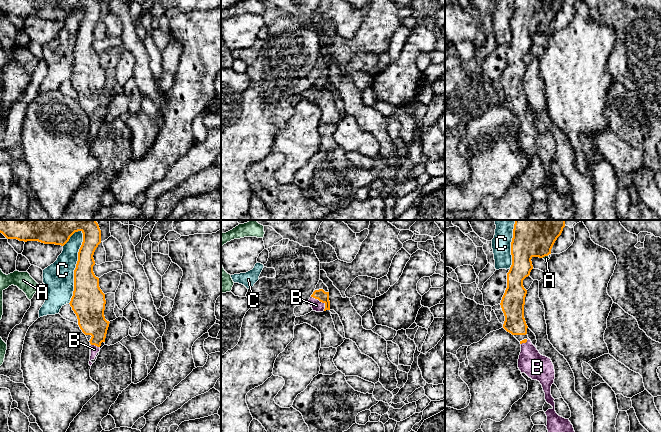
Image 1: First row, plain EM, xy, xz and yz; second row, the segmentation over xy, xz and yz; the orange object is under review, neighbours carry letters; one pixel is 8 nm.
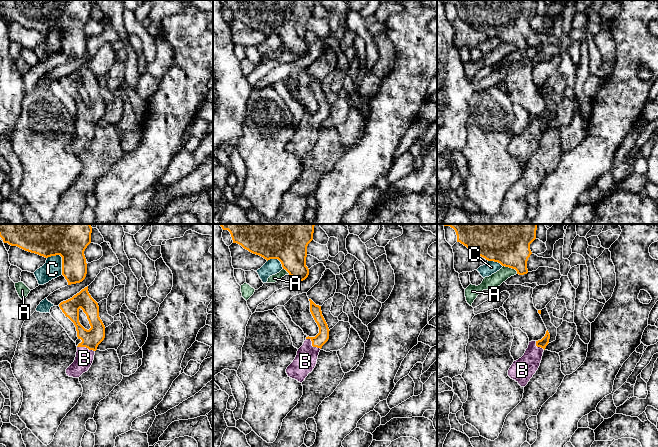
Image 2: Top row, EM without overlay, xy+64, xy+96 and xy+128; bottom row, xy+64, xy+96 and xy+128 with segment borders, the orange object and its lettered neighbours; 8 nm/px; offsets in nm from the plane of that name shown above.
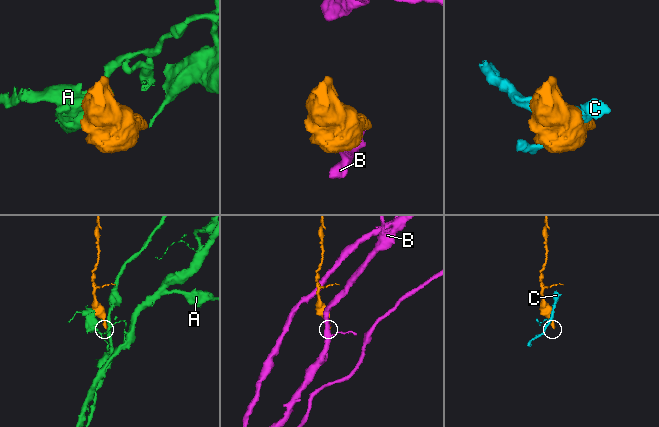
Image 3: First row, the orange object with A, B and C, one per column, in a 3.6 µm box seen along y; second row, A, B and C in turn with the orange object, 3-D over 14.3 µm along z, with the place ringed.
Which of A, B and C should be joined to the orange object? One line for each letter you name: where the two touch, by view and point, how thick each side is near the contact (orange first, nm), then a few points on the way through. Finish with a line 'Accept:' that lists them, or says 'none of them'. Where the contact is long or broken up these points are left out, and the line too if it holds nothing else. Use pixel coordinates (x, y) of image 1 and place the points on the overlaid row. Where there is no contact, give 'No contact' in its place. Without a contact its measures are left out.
B: Touches orange at xz (321, 301). Thickness 90 nm (orange) against 90 nm. Path across: xz (321, 295), (321, 301), (316, 305)
Accept: B

